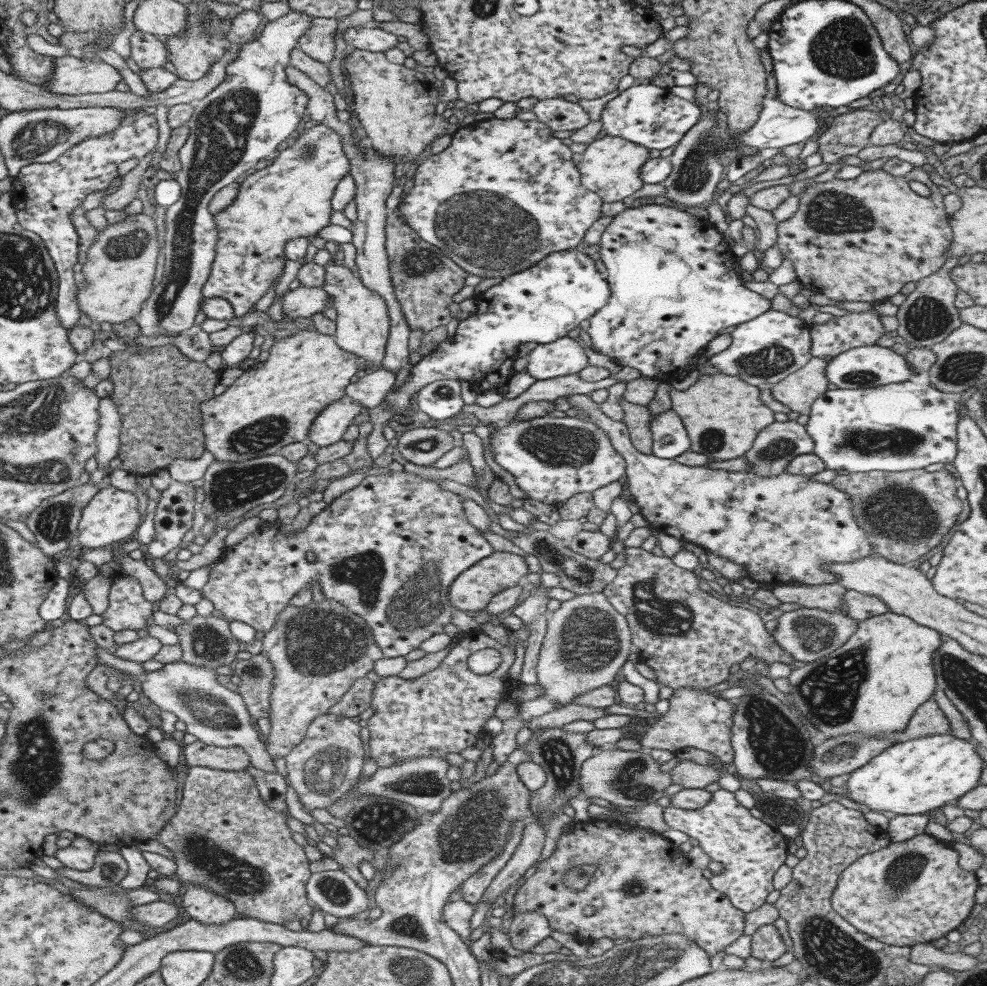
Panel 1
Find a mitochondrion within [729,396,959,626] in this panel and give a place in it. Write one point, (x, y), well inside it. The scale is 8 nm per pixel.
(896, 514)

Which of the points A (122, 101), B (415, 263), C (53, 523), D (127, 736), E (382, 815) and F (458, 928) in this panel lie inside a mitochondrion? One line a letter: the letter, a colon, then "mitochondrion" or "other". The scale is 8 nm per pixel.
A: other
B: mitochondrion
C: mitochondrion
D: other
E: mitochondrion
F: other

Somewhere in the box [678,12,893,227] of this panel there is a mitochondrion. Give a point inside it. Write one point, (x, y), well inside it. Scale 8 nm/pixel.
(844, 48)

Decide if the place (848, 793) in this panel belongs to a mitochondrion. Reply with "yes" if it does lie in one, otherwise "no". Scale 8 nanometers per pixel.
no

